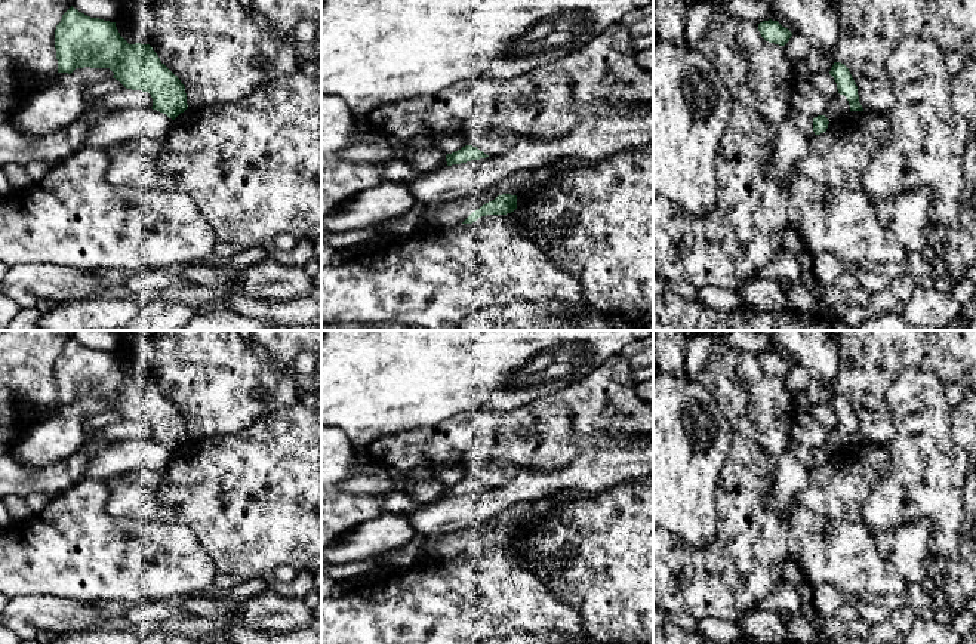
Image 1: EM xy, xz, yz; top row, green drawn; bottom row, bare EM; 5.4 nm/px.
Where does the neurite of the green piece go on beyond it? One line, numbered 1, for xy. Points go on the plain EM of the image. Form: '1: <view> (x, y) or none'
1: none

